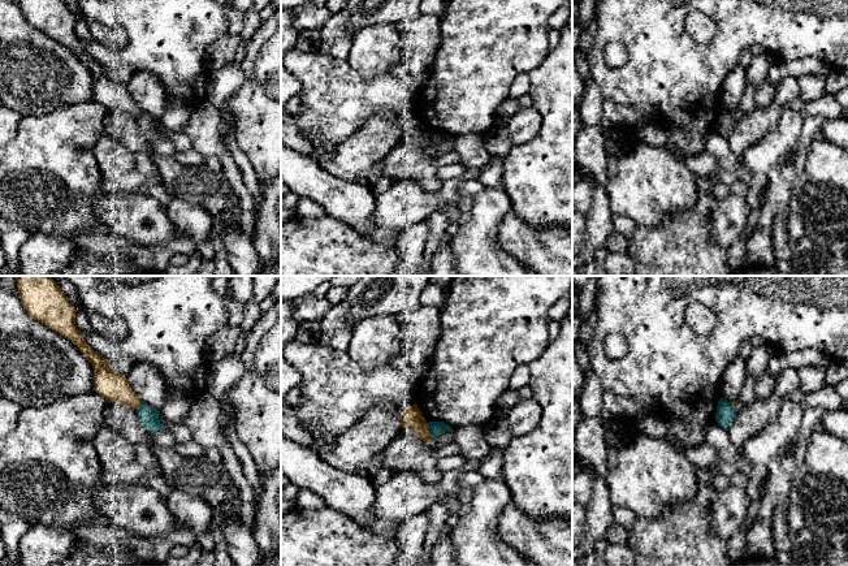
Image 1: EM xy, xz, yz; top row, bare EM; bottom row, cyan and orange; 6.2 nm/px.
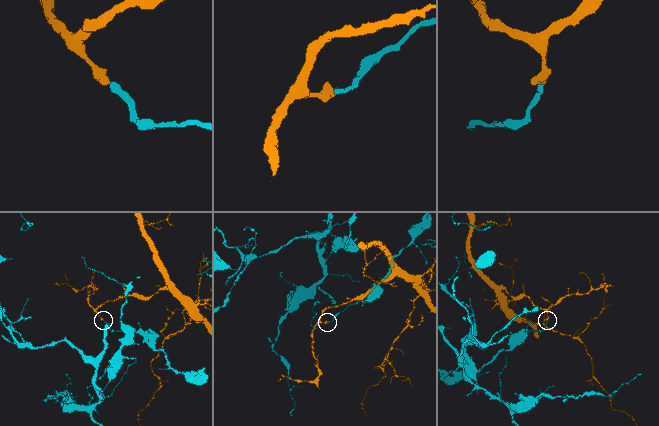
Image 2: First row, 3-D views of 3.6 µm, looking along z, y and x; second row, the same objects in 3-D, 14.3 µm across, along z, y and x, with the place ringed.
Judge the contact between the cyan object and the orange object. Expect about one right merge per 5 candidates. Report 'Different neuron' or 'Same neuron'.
Different neuron

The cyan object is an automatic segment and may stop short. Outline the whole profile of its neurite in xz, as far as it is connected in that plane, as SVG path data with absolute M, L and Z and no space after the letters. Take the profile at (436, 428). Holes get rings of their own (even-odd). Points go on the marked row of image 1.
M428 422L428 429L433 438L438 437L446 431L451 431L453 428L444 422Z

